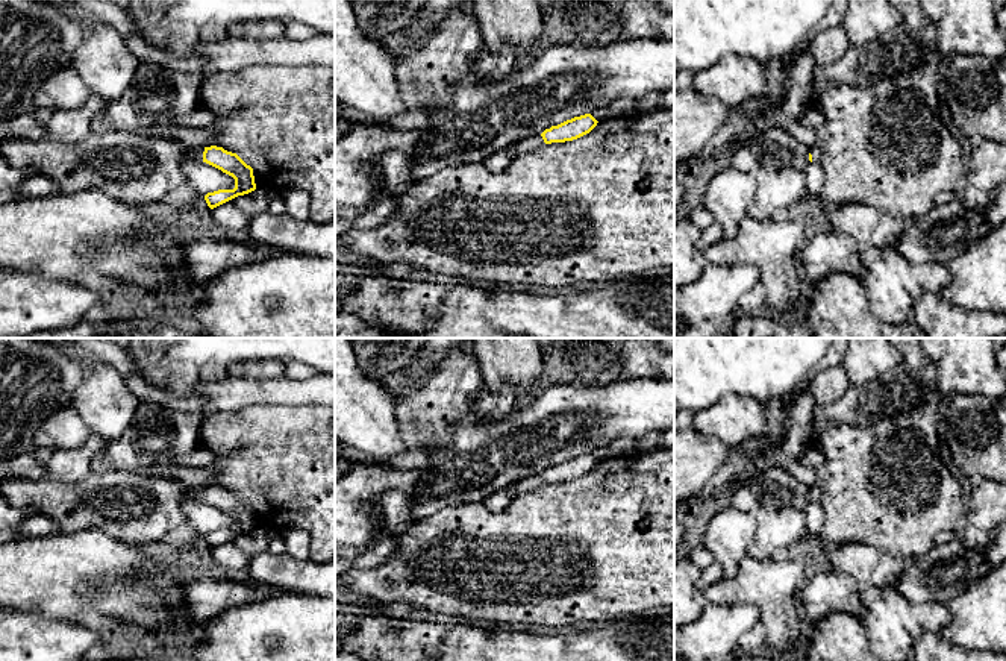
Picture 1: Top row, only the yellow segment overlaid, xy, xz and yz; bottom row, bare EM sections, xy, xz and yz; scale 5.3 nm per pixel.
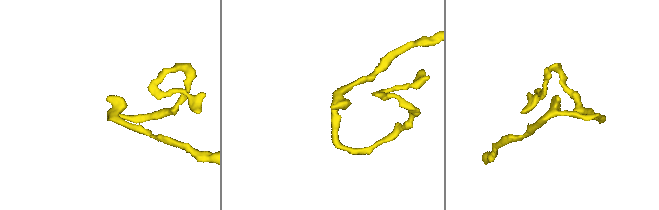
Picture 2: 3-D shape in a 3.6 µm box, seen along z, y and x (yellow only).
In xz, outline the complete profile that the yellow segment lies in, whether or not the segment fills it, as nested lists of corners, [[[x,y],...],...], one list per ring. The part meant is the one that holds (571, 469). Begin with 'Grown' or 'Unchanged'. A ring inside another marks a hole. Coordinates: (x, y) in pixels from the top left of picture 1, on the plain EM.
Grown. [[[591,453],[574,456],[558,465],[545,468],[541,475],[529,476],[512,484],[512,491],[515,496],[542,487],[551,482],[565,482],[577,479],[589,473],[595,465],[597,459]]]

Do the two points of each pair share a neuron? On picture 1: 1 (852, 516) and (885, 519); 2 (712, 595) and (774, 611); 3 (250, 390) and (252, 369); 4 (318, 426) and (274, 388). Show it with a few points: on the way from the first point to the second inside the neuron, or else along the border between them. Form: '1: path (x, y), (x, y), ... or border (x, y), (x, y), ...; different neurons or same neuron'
1: path (859, 516), (877, 516); same neuron
2: path (727, 595), (759, 596); same neuron
3: border (228, 375), (258, 379), (284, 376); different neurons
4: border (261, 402), (273, 405), (318, 405); different neurons

